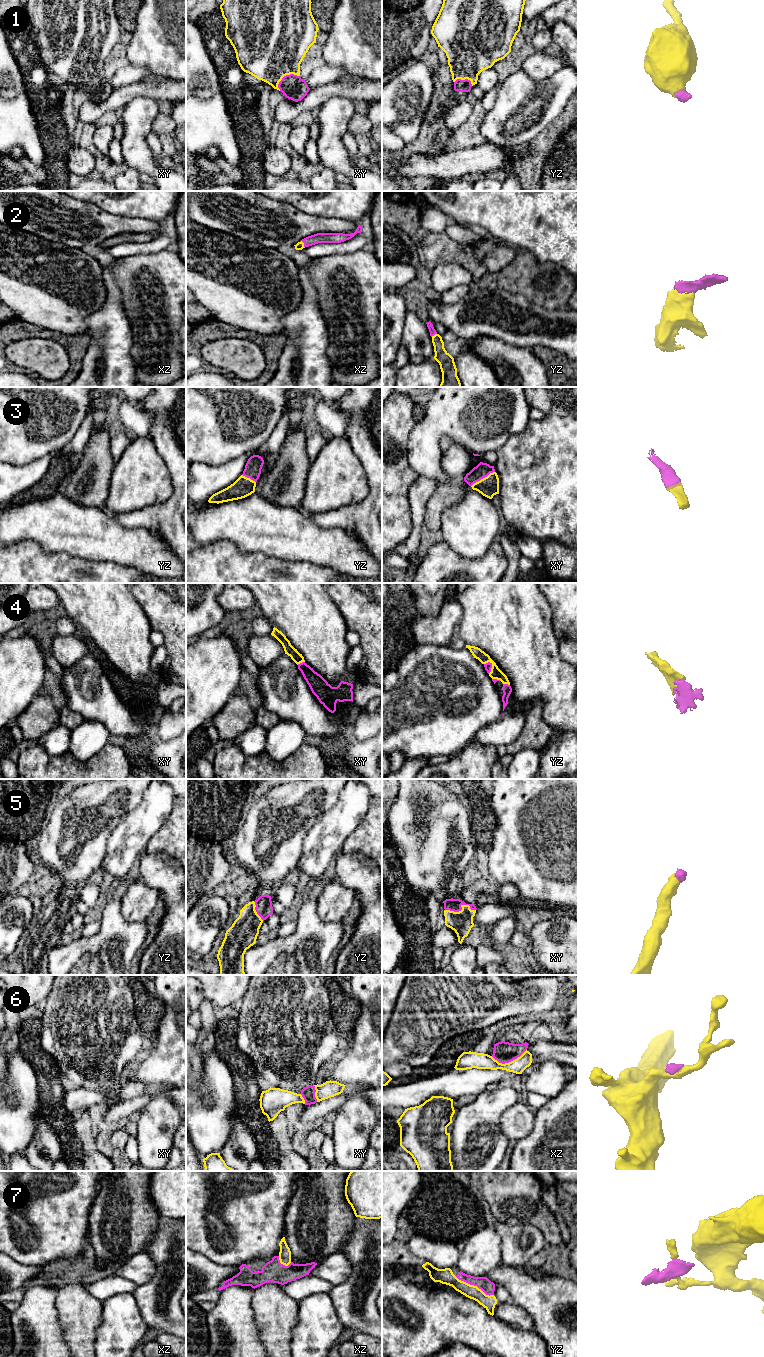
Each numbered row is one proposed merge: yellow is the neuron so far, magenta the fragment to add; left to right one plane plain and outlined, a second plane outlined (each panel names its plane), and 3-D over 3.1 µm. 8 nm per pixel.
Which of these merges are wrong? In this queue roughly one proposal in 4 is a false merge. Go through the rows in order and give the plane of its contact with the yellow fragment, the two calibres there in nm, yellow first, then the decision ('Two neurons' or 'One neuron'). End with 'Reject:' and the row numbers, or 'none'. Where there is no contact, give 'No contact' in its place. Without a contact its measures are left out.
1: Touches yellow in xy. Thickness 500 nm (yellow) against 190 nm. One neuron
2: Touches yellow in xz. Thickness 60 nm (yellow) against 80 nm. One neuron
3: Touches yellow in xy. Thickness 160 nm (yellow) against 120 nm. One neuron
4: Touches yellow in yz. Thickness 90 nm (yellow) against 60 nm. One neuron
5: Touches yellow in xy. Thickness 180 nm (yellow) against 100 nm. One neuron
6: Touches yellow in xz. Thickness 130 nm (yellow) against 180 nm. Two neurons
7: Touches yellow in yz. Thickness 130 nm (yellow) against 110 nm. Two neurons
Reject: 6, 7

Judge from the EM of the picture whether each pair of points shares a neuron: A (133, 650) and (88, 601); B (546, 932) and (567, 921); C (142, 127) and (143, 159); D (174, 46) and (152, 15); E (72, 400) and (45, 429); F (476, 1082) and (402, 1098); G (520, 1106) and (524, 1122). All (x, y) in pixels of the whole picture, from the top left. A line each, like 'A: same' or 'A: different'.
A: same
B: same
C: same
D: same
E: same
F: same
G: same

